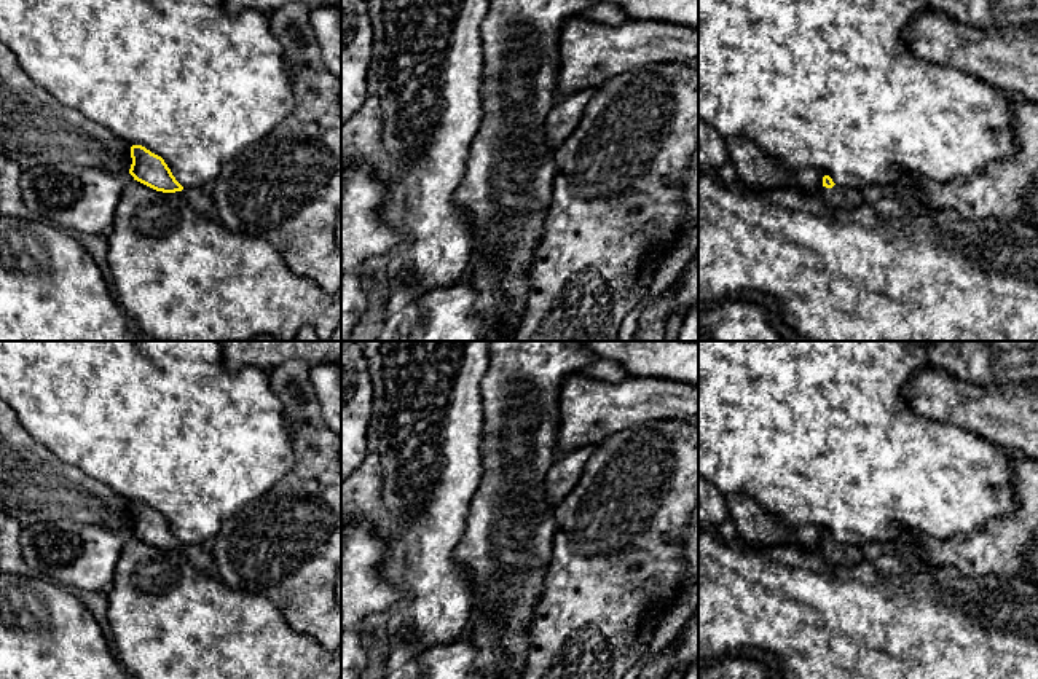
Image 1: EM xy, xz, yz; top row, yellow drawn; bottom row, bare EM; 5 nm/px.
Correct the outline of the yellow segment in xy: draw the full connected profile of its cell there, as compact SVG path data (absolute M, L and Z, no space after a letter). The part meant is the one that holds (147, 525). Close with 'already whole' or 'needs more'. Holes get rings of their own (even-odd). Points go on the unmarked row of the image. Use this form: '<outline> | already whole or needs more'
M142 502L131 504L132 521L129 531L134 537L163 550L182 548L164 516Z | already whole

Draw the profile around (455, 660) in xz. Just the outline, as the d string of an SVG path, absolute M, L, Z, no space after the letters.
M462 634L453 642L434 646L419 657L419 679L485 679L474 669L475 646Z

